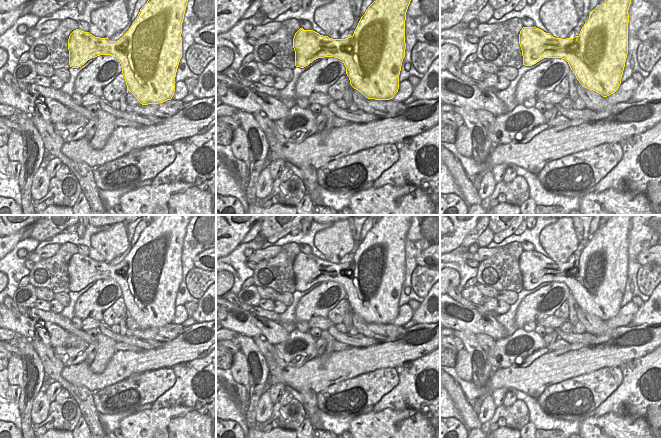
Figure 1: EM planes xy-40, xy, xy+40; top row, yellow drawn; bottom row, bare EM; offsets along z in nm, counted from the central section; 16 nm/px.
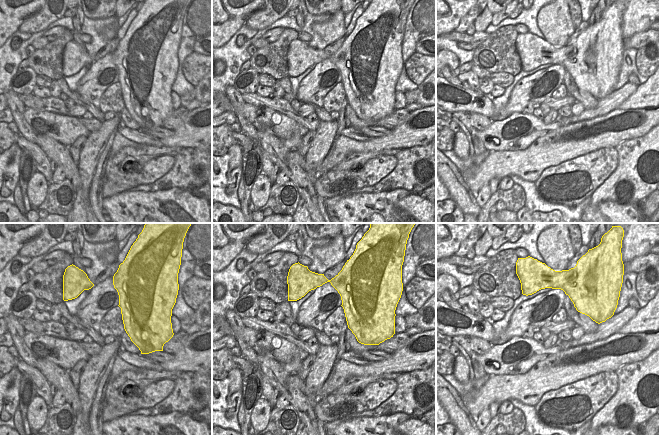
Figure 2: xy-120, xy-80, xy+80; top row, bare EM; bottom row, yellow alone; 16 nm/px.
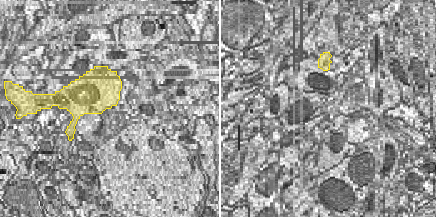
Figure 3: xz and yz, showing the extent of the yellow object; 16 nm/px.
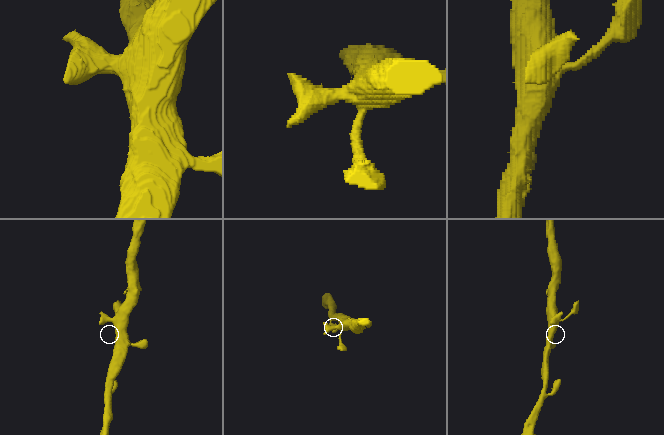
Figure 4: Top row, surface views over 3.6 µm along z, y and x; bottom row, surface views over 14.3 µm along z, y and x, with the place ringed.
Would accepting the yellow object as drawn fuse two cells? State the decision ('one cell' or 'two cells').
one cell

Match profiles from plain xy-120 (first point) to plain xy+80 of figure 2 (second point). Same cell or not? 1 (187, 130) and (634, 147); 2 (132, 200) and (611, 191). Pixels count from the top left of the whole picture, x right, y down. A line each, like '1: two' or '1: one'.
1: two
2: two

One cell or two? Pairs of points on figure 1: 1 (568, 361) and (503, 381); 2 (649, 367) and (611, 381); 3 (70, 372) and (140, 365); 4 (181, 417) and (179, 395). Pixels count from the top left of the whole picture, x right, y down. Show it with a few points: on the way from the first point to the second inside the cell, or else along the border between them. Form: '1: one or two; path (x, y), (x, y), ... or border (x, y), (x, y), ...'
1: one; path (552, 368), (542, 372), (535, 378), (519, 378)
2: two; border (619, 367), (622, 373), (622, 382), (608, 395)
3: one; path (87, 378), (106, 378), (123, 365)
4: two; border (157, 410), (163, 407), (190, 406), (198, 412)

